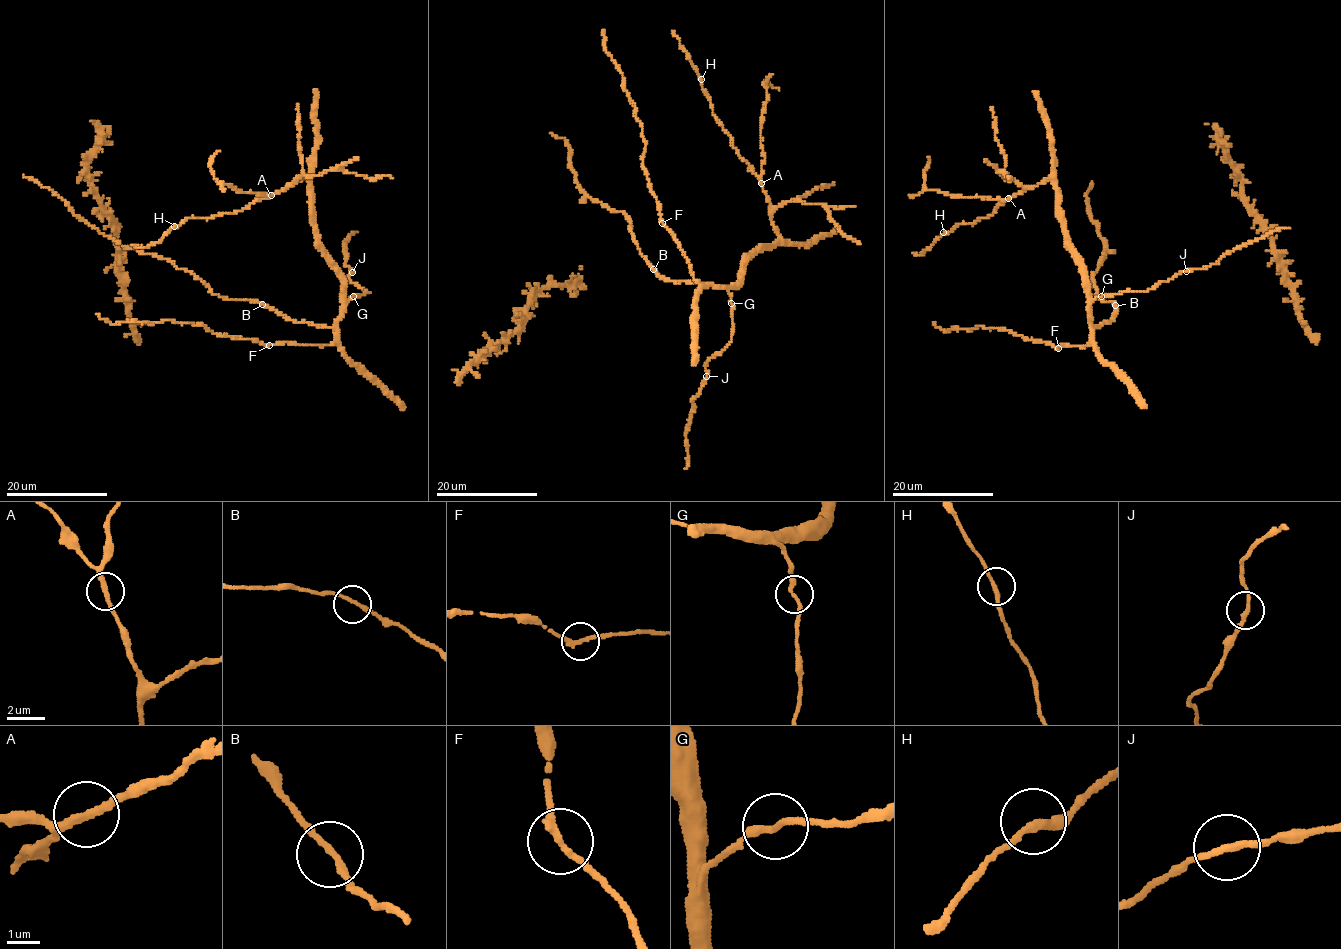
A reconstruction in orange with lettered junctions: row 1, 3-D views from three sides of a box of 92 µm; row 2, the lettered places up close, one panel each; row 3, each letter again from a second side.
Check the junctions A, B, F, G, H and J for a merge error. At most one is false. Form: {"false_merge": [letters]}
{"false_merge": []}

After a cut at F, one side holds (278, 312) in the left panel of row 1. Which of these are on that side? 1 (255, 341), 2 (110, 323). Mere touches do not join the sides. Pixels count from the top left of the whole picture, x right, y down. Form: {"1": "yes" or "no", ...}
{"1": "no", "2": "no"}

